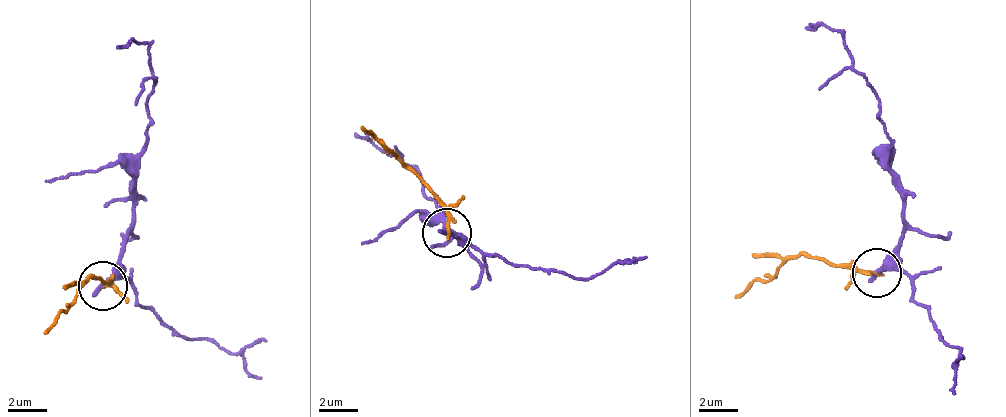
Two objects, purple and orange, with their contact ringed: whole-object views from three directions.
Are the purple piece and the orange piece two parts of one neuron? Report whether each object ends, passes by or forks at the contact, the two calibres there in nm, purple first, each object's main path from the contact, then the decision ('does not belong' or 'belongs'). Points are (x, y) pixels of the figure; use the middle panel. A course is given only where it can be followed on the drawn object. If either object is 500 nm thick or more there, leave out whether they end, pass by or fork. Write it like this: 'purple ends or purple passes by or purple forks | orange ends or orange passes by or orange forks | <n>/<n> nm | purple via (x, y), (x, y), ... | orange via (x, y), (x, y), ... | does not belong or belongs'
purple ends | orange ends | 300/180 nm | purple via (447, 231), (459, 244), (429, 199), (419, 172), (355, 131) | orange via (447, 231), (447, 207), (362, 128) | does not belong

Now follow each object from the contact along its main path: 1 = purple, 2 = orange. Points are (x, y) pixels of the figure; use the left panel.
1: (104, 284), (125, 232), (149, 104), (157, 78), (146, 50), (119, 45)
2: (104, 284), (85, 279), (45, 335)

